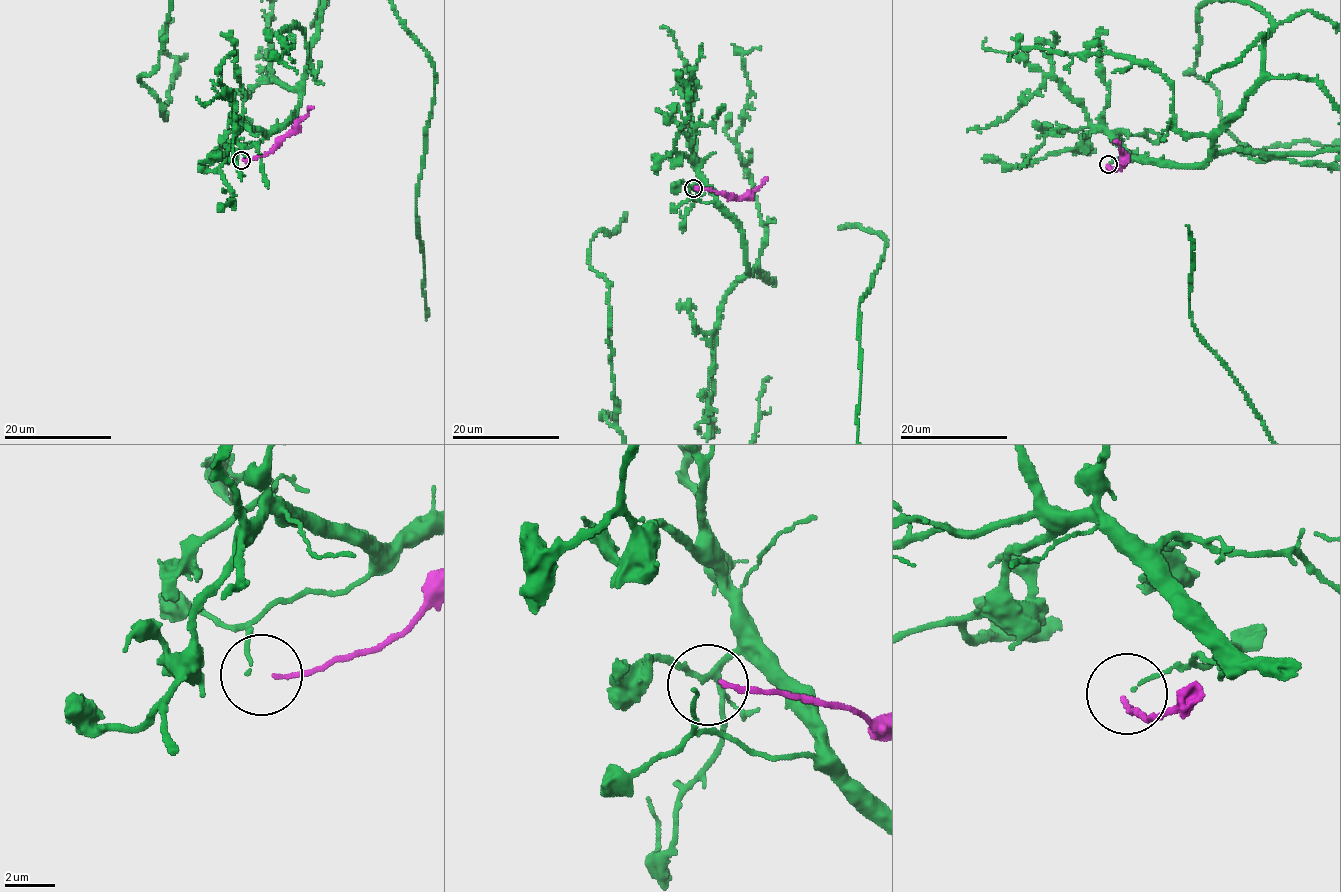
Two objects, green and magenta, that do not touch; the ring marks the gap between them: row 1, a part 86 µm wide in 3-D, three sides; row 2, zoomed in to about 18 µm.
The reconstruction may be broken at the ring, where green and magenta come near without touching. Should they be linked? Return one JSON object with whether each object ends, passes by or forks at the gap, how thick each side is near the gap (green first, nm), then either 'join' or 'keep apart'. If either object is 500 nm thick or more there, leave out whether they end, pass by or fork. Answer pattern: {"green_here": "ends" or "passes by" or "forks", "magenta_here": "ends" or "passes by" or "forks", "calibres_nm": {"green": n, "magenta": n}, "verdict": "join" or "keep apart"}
{"green_here": "ends", "magenta_here": "ends", "calibres_nm": {"green": 130, "magenta": 180}, "verdict": "keep apart"}

